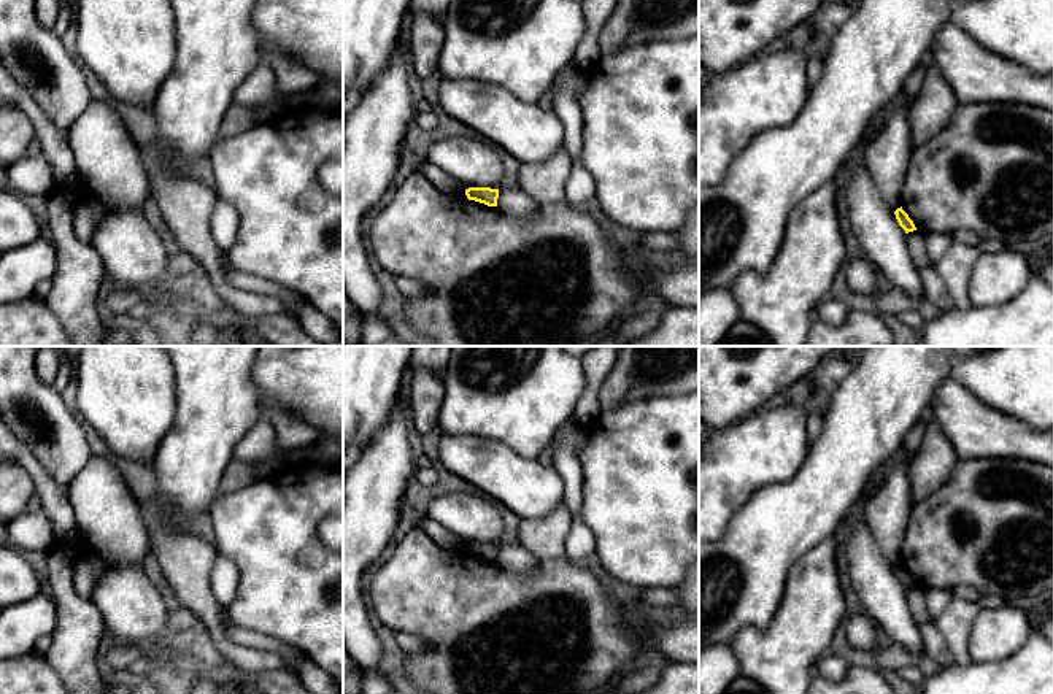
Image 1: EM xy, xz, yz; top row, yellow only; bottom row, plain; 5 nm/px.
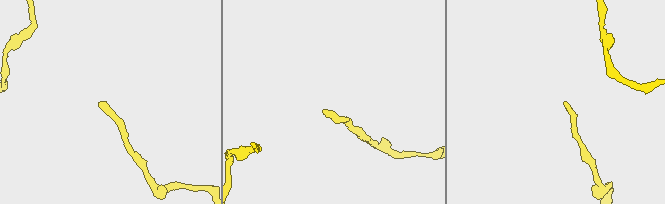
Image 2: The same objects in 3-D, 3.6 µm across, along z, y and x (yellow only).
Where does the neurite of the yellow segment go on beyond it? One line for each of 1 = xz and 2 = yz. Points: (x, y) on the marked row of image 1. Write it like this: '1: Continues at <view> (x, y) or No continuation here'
1: No continuation here
2: No continuation here

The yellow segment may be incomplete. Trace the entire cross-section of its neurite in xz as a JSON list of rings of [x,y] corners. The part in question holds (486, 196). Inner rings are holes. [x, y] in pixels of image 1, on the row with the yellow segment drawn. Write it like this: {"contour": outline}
{"contour": [[[469,187],[465,189],[469,200],[484,203],[488,206],[497,206],[499,189],[491,187]]]}

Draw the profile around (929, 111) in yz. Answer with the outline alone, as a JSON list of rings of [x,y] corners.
[[[935,65],[926,68],[921,91],[907,103],[912,146],[916,148],[937,135],[956,106],[956,95],[942,71]]]

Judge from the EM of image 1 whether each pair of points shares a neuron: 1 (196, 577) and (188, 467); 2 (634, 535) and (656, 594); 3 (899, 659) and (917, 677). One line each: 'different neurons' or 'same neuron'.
1: different neurons
2: different neurons
3: different neurons

